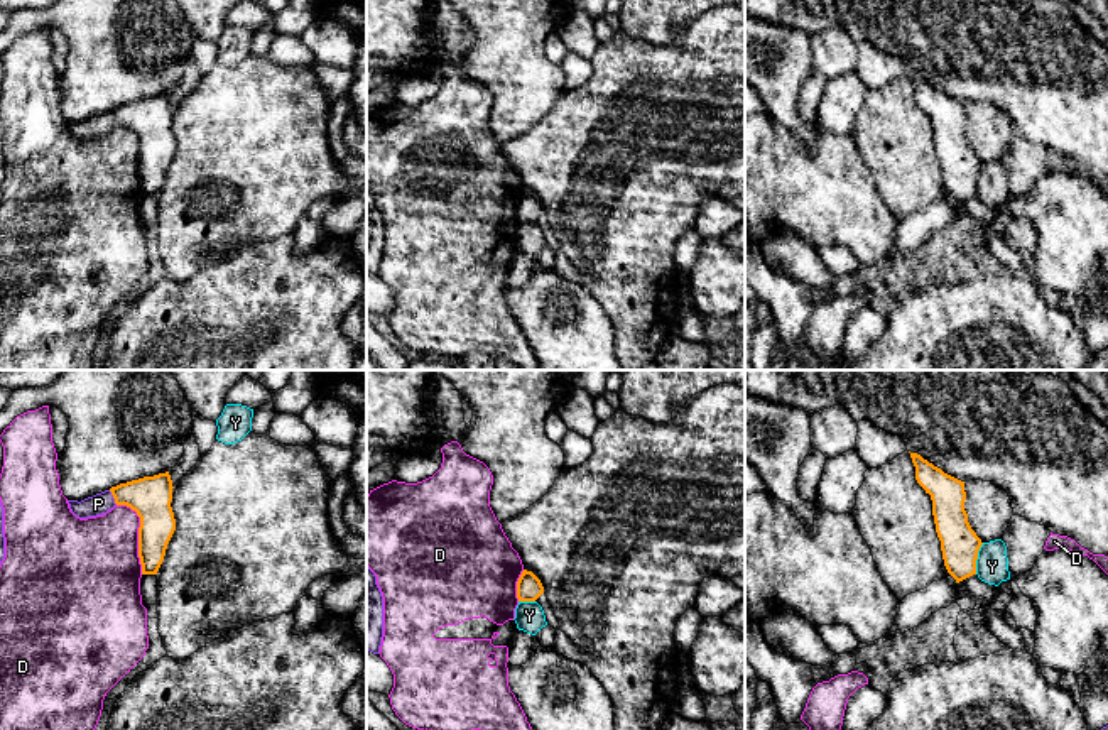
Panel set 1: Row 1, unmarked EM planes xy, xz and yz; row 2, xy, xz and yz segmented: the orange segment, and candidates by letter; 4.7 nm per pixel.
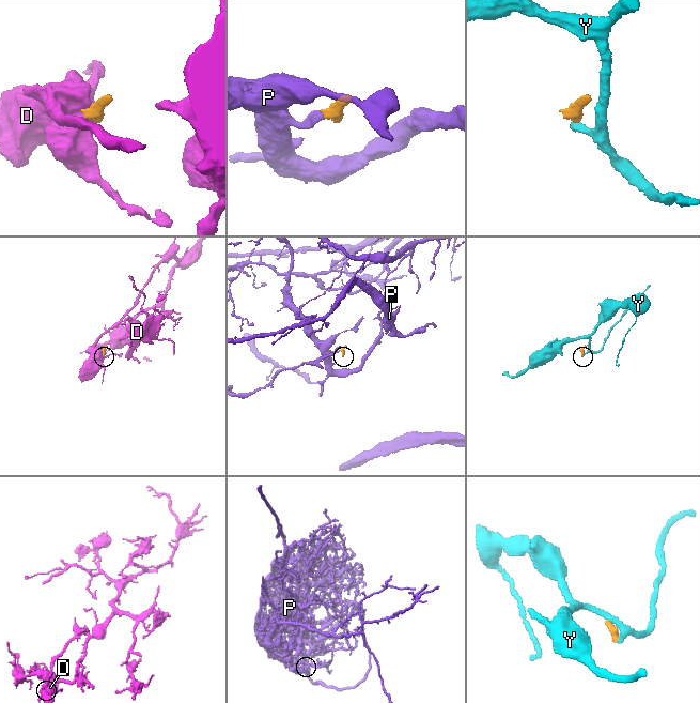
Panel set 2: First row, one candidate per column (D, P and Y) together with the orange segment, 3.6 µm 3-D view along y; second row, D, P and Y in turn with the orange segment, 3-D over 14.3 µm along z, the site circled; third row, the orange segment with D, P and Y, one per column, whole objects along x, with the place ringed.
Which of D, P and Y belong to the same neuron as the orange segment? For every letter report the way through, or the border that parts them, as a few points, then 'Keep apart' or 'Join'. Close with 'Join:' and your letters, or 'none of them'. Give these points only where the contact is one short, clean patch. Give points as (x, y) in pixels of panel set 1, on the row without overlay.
D: Keep apart
P: Path across: xy (151, 119), (114, 119), (98, 125). Join
Y: Boundary: yz (983, 164), (978, 173), (975, 195). Keep apart
Join: P

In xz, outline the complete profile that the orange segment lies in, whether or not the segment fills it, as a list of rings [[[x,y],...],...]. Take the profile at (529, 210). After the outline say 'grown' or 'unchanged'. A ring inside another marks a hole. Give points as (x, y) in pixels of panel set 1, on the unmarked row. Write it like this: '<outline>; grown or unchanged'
[[[524,191],[517,203],[517,220],[519,223],[535,223],[544,215],[540,201],[532,194]]]; unchanged

